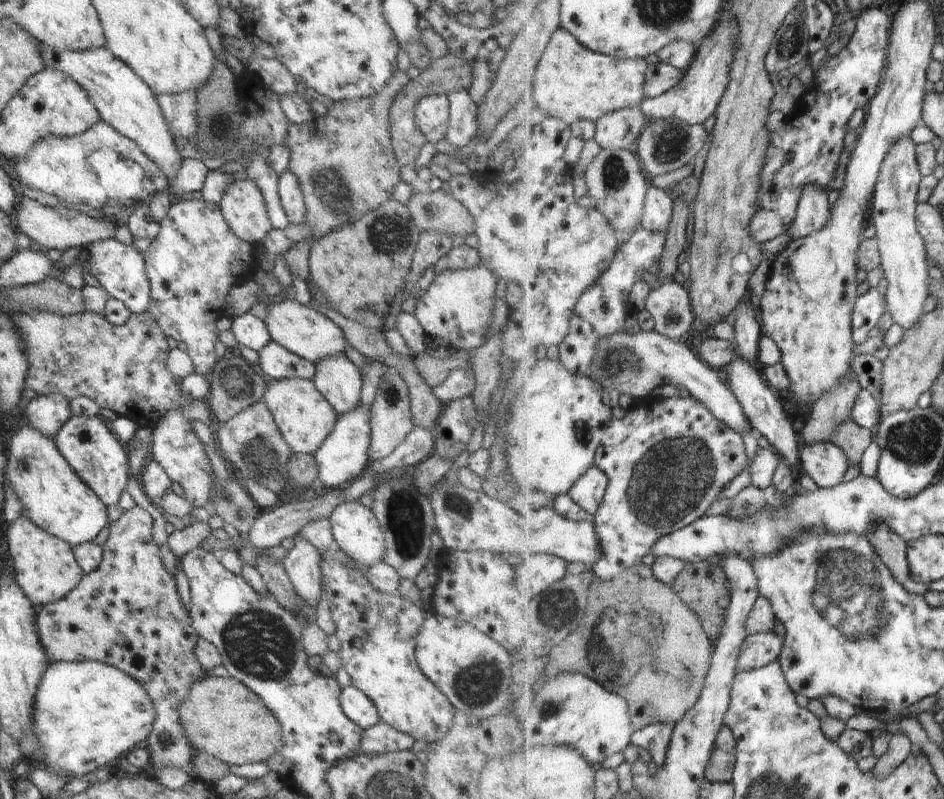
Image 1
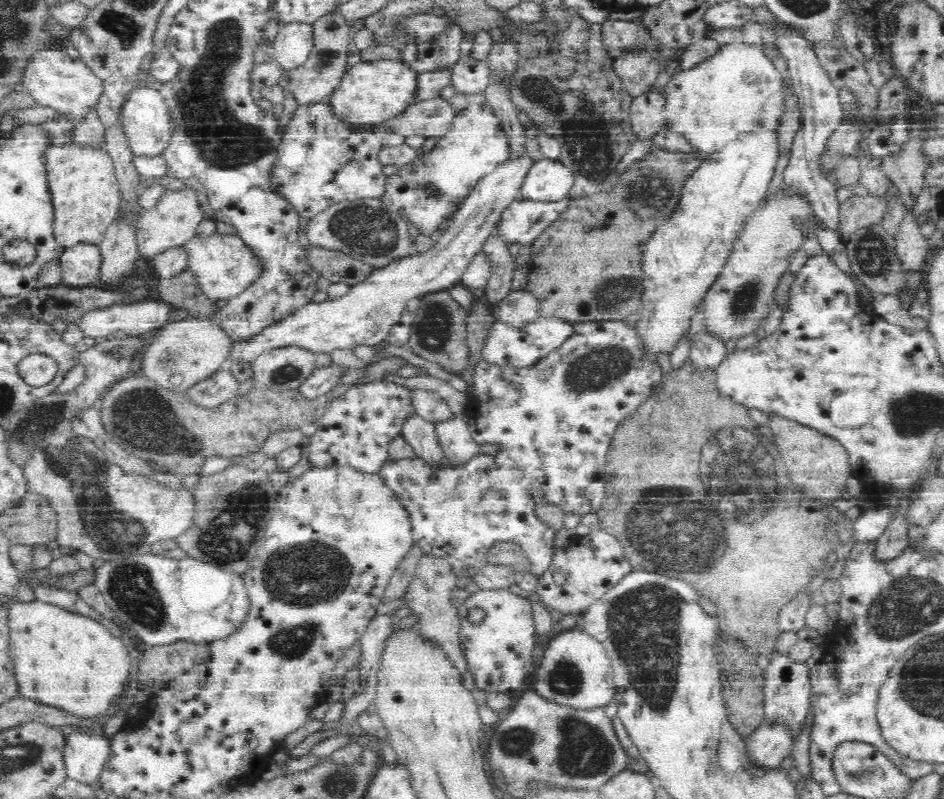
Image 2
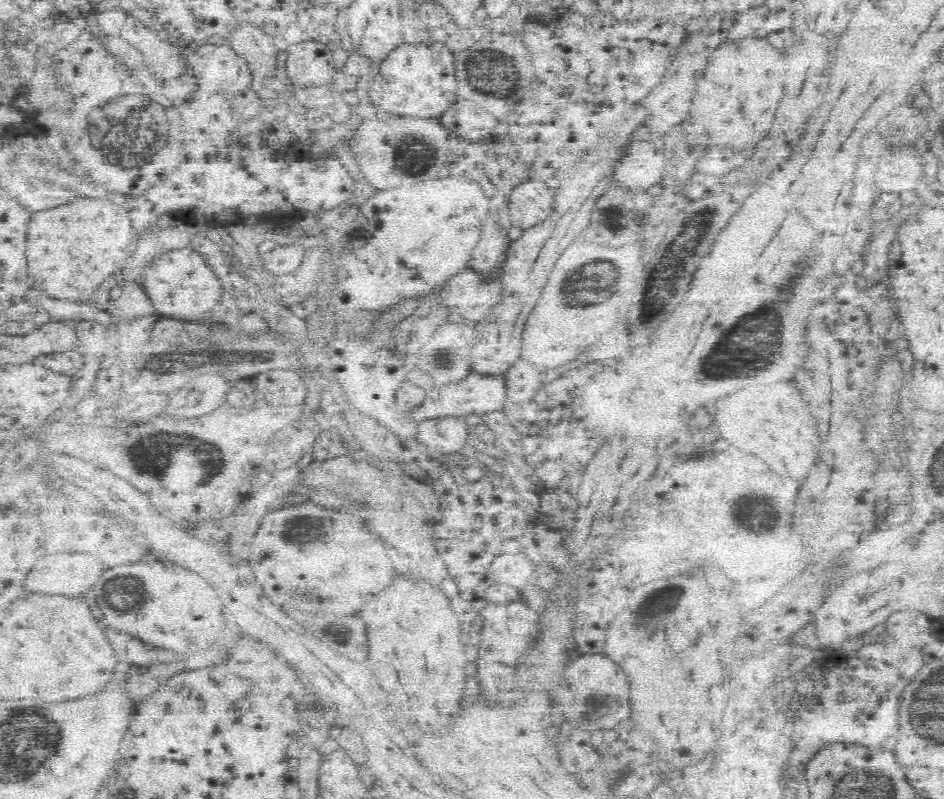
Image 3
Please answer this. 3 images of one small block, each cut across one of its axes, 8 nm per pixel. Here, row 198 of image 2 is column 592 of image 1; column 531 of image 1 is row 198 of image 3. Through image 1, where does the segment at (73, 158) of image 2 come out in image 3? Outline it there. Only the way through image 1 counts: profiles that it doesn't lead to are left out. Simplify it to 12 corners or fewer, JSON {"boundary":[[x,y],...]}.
{"boundary":[[120,198],[42,209],[30,294],[77,305],[120,274],[138,234]]}

